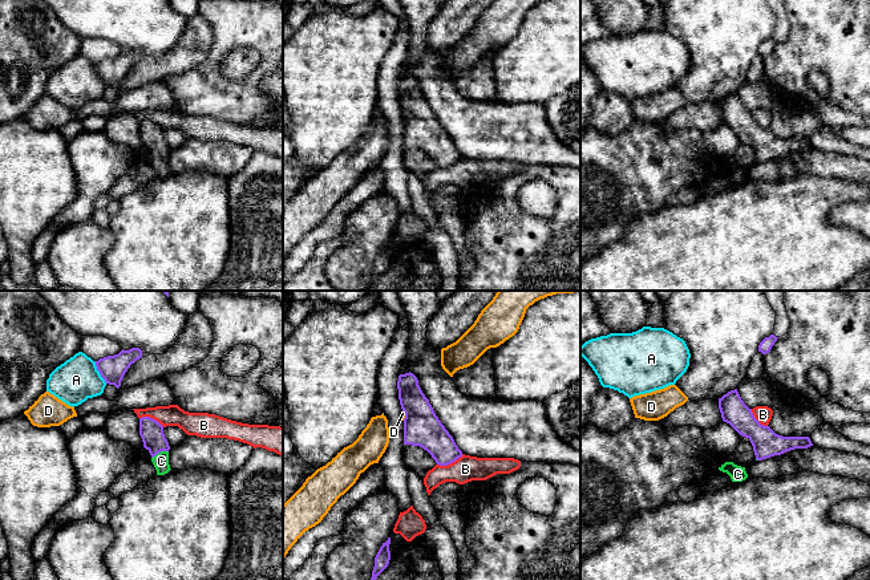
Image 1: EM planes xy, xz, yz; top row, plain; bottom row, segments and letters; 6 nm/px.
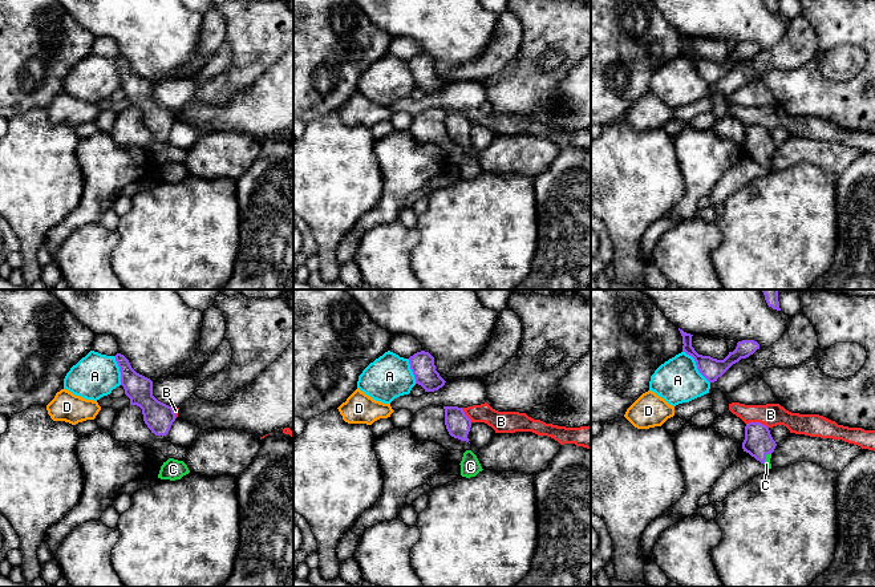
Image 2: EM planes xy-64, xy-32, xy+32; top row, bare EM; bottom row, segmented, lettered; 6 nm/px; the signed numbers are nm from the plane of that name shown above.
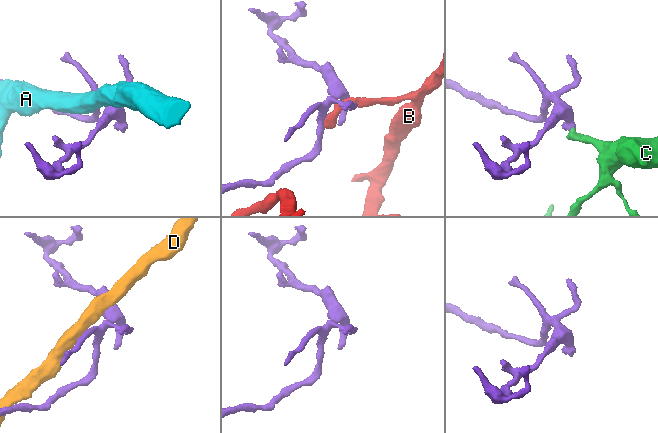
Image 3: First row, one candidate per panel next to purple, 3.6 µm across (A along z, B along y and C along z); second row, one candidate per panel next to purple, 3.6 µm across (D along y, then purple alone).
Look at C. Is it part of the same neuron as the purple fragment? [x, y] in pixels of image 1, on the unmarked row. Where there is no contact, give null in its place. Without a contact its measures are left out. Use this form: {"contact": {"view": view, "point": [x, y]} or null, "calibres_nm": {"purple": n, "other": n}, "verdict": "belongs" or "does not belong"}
{"contact": {"view": "xy", "point": [160, 154]}, "calibres_nm": {"purple": 140, "other": 100}, "verdict": "belongs"}

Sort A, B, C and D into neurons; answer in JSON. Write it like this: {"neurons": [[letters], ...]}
{"neurons": [["A"], ["B"], ["C"], ["D"]]}

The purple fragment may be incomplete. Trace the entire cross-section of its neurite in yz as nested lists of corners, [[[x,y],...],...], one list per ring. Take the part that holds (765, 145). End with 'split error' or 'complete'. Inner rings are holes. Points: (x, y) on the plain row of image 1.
[[[737,92],[719,101],[719,111],[723,123],[750,143],[757,163],[813,149],[809,139],[782,139],[769,129],[761,127],[754,121],[752,111],[744,106]]]; complete

